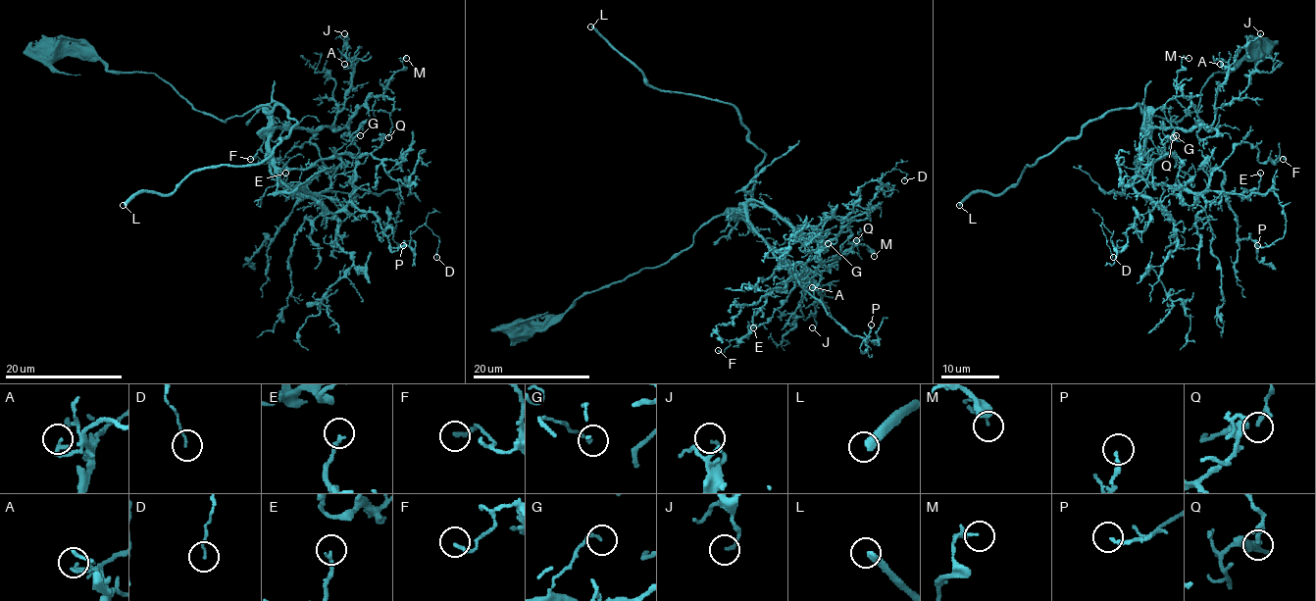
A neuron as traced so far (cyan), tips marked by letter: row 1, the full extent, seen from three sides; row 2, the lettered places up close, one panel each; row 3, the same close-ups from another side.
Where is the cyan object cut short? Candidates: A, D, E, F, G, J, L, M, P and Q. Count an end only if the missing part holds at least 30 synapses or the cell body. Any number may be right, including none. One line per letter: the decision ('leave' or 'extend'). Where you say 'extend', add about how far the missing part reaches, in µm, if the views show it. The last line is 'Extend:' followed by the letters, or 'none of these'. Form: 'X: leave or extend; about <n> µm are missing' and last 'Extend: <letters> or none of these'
A: leave
D: leave
E: leave
F: leave
G: leave
J: leave
L: leave
M: leave
P: leave
Q: leave
Extend: none of these

